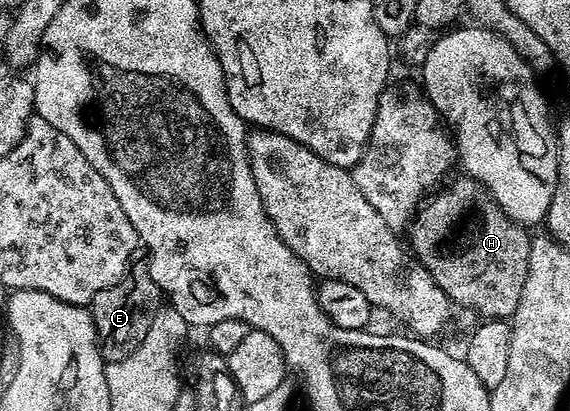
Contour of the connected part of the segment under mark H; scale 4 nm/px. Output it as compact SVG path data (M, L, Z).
M461 178L415 214L408 228L409 250L457 306L471 307L483 320L509 320L528 276L531 232L507 217L476 180Z

